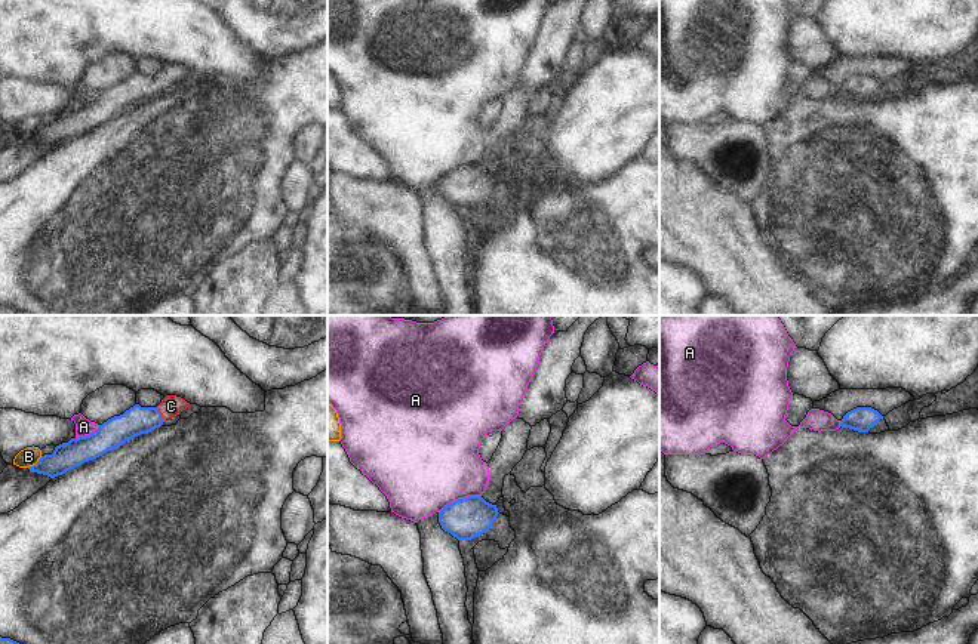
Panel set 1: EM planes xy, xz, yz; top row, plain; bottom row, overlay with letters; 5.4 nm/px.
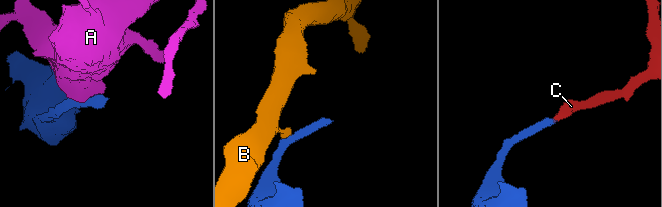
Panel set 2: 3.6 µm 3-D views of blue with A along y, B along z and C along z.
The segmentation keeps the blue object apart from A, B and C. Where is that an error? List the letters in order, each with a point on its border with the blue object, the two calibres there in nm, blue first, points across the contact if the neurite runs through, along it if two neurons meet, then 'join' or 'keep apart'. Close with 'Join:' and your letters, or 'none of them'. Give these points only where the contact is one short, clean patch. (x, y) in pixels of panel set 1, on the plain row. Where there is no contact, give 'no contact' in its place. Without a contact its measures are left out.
A: meets blue in xz at (460, 168); 220 nm thick on the blue side, 480 nm on the other; keep apart
B: meets blue in xy at (36, 132); 150 nm thick on the blue side, 100 nm on the other; border along xy (42, 125), (28, 136); keep apart
C: meets blue in xy at (160, 83); 150 nm thick on the blue side, 120 nm on the other; runs through xy (137, 89), (160, 83), (171, 74); join
Join: C

